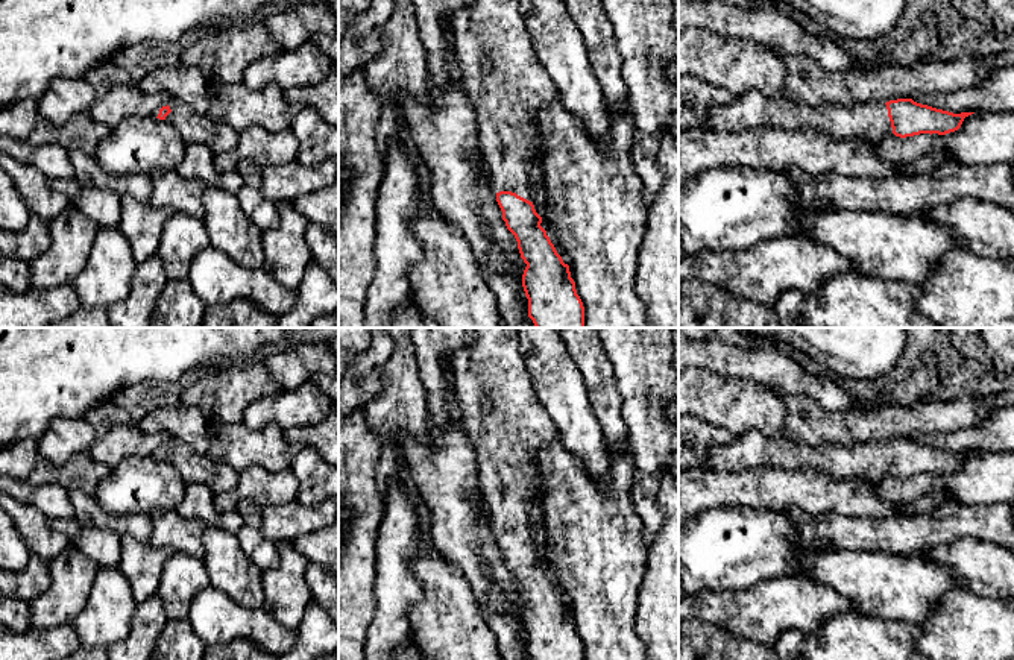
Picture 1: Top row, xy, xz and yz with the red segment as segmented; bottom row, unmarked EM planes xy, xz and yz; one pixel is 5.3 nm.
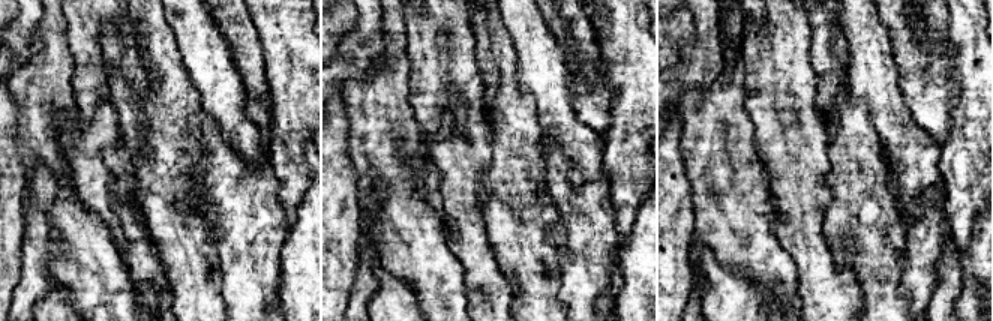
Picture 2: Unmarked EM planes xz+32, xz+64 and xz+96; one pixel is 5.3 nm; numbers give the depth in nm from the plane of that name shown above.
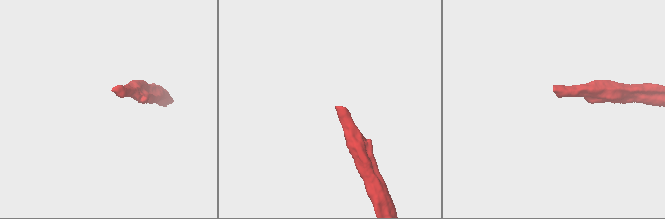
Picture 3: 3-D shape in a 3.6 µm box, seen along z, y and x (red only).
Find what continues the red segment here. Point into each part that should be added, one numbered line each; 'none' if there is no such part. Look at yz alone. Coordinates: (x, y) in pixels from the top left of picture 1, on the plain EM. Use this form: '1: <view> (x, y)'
1: yz (855, 462)

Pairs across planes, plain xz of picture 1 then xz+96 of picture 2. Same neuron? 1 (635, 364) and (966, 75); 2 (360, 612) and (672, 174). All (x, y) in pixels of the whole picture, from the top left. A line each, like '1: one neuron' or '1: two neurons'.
1: one neuron
2: one neuron

